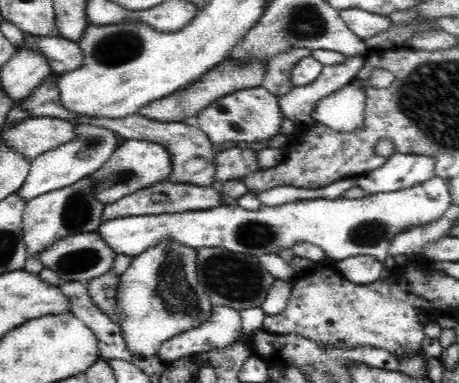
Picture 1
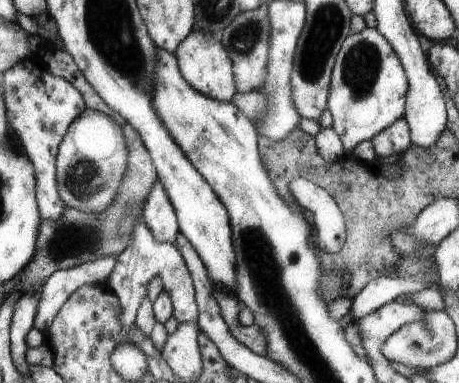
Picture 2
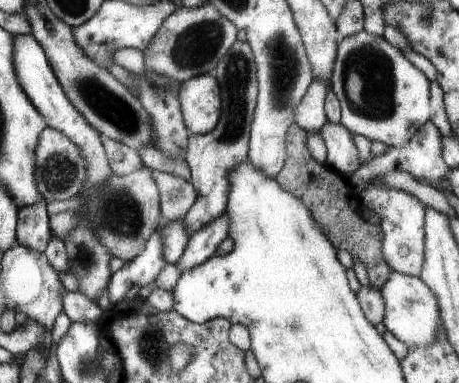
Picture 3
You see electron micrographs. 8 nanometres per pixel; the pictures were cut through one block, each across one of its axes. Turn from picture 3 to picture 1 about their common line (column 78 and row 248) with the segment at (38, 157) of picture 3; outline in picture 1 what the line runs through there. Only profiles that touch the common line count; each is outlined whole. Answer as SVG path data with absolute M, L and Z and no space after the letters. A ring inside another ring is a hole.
M164 240L162 244L156 244L154 248L148 248L146 252L132 258L130 268L120 276L118 284L118 296L116 296L116 312L120 314L120 328L122 328L122 340L128 346L128 352L138 358L156 358L162 344L172 340L174 336L184 334L188 328L194 328L206 320L210 320L212 314L212 302L210 296L206 296L206 290L202 290L202 284L198 284L198 250L182 246L174 240Z

